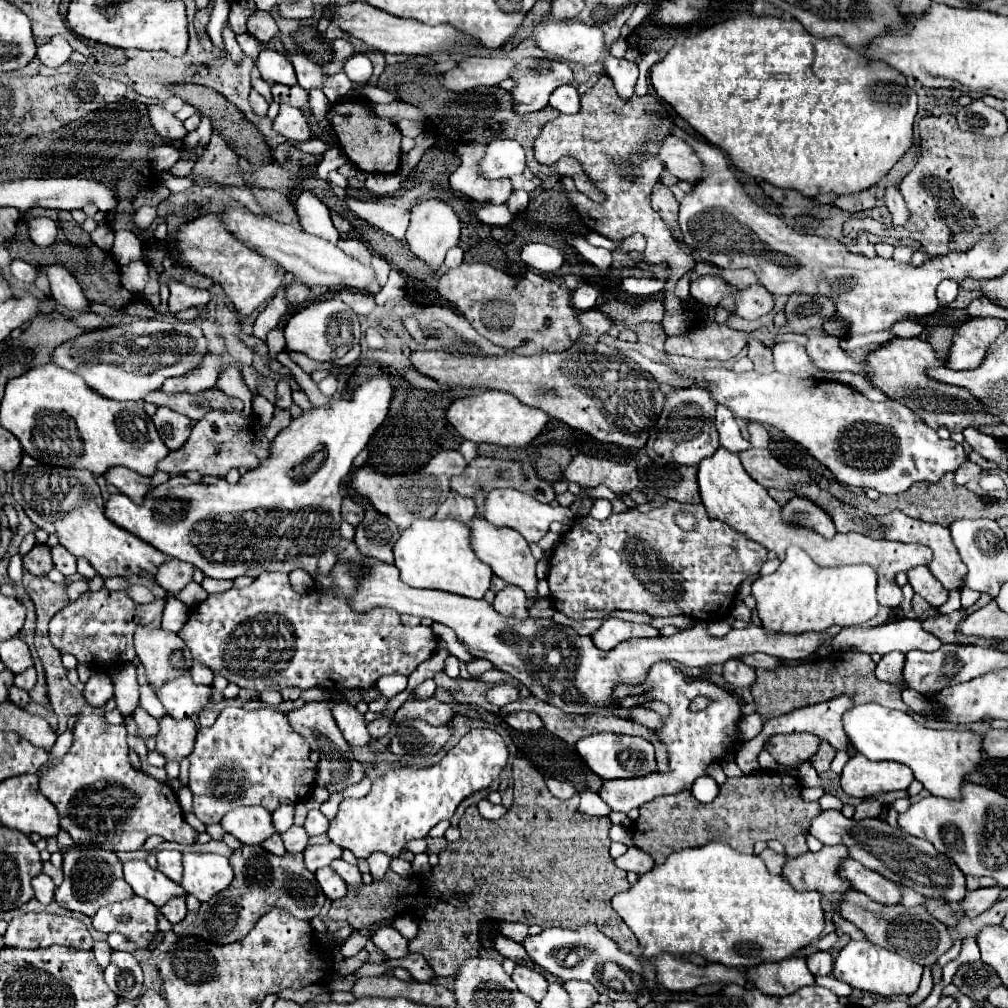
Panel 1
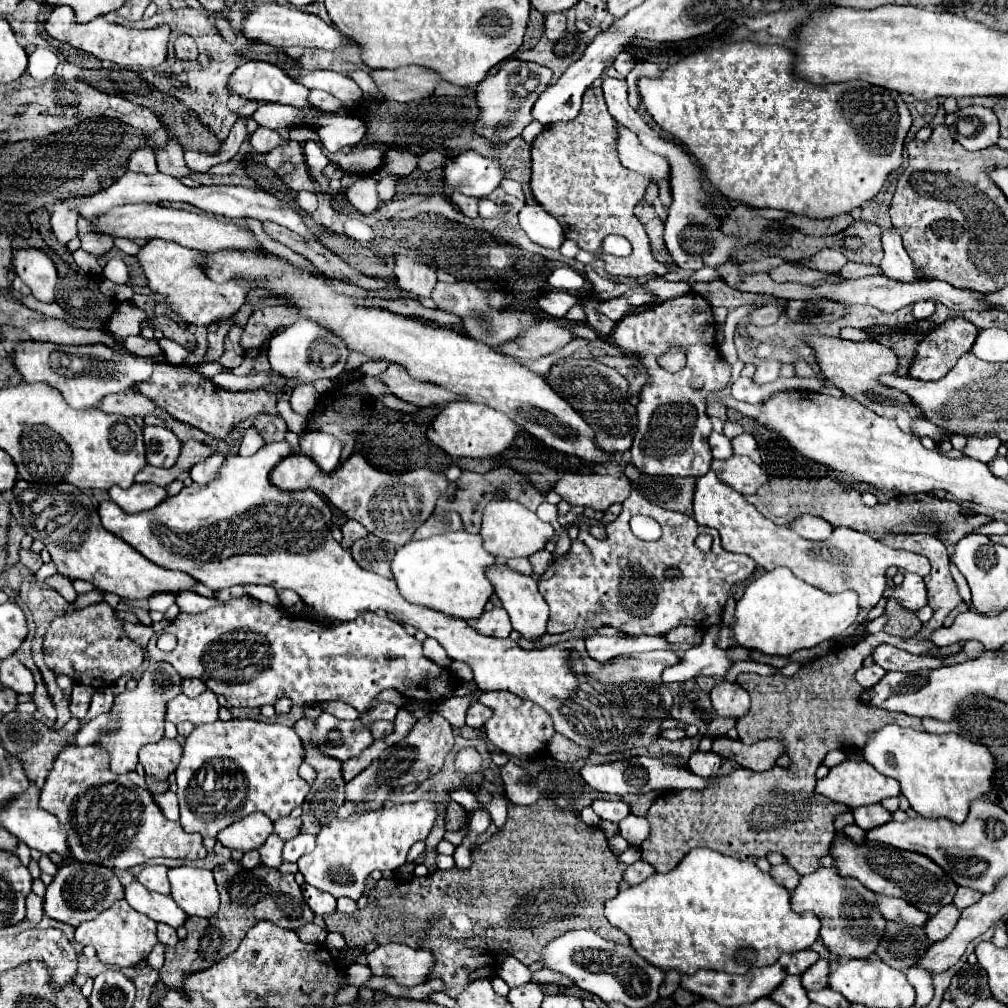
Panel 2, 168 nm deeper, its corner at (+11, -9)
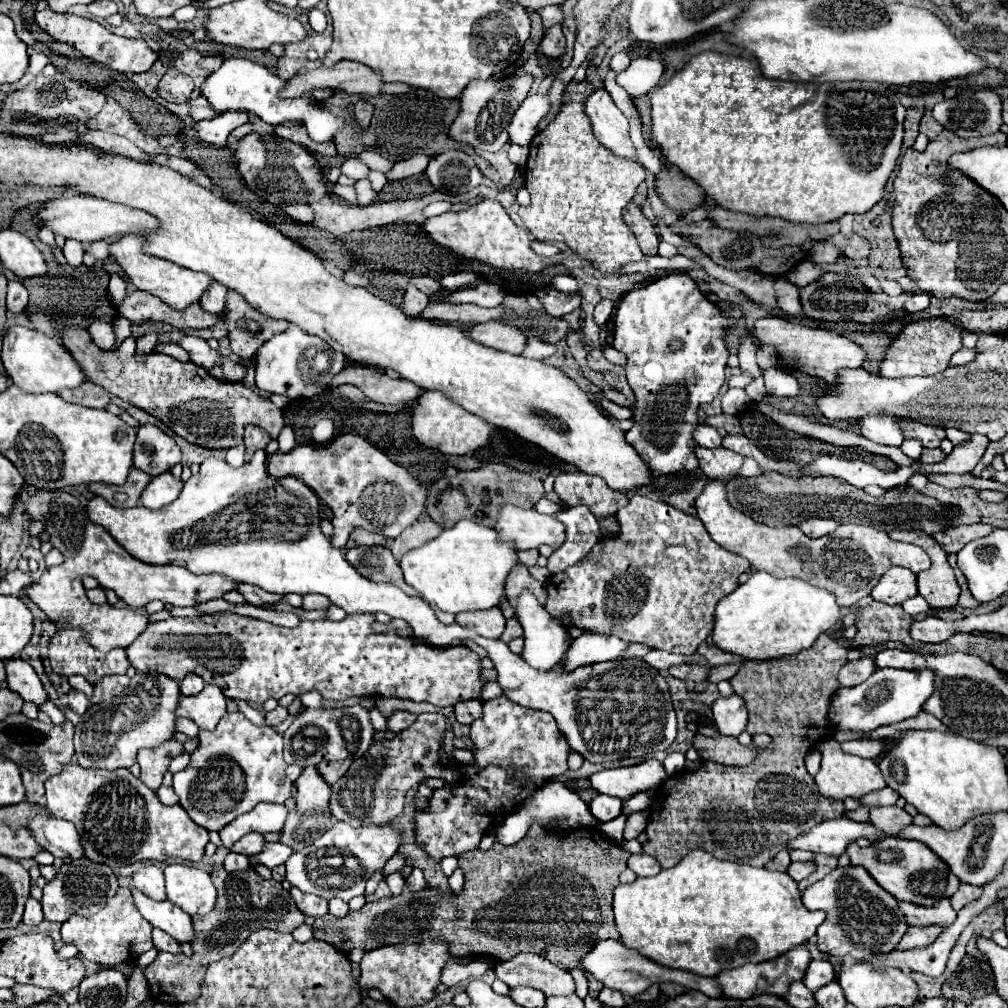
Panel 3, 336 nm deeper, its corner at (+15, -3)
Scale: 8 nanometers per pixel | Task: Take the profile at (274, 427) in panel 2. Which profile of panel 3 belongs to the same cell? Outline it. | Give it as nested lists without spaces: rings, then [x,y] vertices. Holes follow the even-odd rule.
[[[248,425],[246,435],[244,435],[244,445],[246,445],[246,461],[250,461],[250,457],[252,457],[252,453],[254,453],[254,451],[264,449],[268,443],[270,443],[270,439],[268,439],[268,435],[266,435],[260,427]]]

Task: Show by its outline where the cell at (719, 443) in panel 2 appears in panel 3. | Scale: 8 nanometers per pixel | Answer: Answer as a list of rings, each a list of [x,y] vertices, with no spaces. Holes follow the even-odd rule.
[[[704,423],[696,425],[696,429],[692,431],[692,437],[700,447],[710,447],[712,449],[712,447],[722,445],[722,437],[718,435],[718,431],[714,427],[710,427],[710,425],[704,425]]]

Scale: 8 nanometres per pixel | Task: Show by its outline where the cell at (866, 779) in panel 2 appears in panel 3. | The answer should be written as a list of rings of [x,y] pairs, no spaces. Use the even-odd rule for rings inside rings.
[[[822,739],[816,749],[822,753],[822,767],[816,773],[816,785],[822,797],[830,797],[830,799],[846,799],[846,797],[856,797],[860,799],[862,795],[870,793],[870,791],[878,791],[886,787],[886,781],[878,769],[878,765],[874,763],[874,759],[864,759],[858,755],[850,755],[844,753],[840,749],[840,743],[836,739]]]

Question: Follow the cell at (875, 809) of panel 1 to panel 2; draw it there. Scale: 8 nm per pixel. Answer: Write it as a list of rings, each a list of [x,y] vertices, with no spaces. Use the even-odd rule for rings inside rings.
[[[880,803],[878,805],[856,807],[856,809],[852,809],[852,815],[854,815],[854,823],[864,831],[880,827],[880,825],[884,825],[892,819],[892,815],[888,811],[884,811],[884,807]]]

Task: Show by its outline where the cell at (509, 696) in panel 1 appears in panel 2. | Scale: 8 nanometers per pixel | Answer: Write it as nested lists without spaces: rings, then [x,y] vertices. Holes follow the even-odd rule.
[[[476,701],[476,703],[470,705],[470,709],[466,713],[466,725],[470,725],[470,727],[482,727],[490,717],[492,717],[492,709],[488,709],[486,705]]]

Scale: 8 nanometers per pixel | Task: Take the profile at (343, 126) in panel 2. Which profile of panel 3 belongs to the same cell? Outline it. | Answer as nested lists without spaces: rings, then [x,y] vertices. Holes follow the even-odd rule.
[[[224,59],[224,63],[220,65],[220,69],[216,69],[200,87],[202,97],[206,97],[206,101],[210,103],[210,107],[218,113],[224,111],[246,111],[246,113],[254,113],[260,119],[264,119],[270,125],[280,125],[284,121],[304,121],[308,135],[322,143],[322,141],[330,141],[334,139],[334,135],[338,131],[342,131],[348,123],[346,117],[336,117],[328,111],[322,111],[316,101],[310,95],[304,97],[296,97],[294,101],[284,101],[278,97],[278,91],[282,89],[284,79],[280,79],[278,75],[266,71],[266,67],[248,61],[248,59]]]

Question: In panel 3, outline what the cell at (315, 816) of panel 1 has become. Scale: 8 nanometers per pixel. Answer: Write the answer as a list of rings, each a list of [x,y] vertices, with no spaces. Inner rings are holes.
[[[266,843],[264,851],[256,853],[250,857],[250,867],[254,867],[256,863],[268,867],[268,869],[274,869],[276,865],[284,863],[288,857],[290,857],[292,849],[288,845],[280,845],[280,843]]]

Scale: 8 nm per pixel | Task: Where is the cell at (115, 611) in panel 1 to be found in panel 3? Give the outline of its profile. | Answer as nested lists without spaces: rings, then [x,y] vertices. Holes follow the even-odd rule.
[[[62,629],[58,631],[48,645],[48,653],[50,653],[50,663],[54,673],[62,675],[62,677],[70,677],[70,675],[82,675],[86,677],[90,683],[100,681],[104,675],[122,675],[126,673],[128,659],[124,657],[124,649],[112,649],[108,653],[100,653],[98,649],[92,649],[88,645],[88,641],[84,641],[84,633],[80,633],[80,629]]]

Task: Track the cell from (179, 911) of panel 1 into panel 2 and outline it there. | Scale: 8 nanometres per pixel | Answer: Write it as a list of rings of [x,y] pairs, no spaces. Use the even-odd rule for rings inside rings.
[[[158,923],[158,941],[162,945],[170,945],[174,947],[178,943],[178,935],[176,935],[176,929],[174,927],[166,927],[164,923]]]

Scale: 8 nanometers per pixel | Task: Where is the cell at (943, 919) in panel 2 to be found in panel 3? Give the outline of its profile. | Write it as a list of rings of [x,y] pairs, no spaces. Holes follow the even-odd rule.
[[[910,927],[904,937],[900,939],[900,943],[896,945],[898,951],[908,951],[908,949],[920,949],[920,947],[928,947],[932,945],[932,941],[936,941],[936,937],[942,933],[940,927]]]

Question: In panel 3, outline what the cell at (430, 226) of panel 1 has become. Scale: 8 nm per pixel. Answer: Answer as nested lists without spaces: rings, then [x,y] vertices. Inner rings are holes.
[[[412,285],[406,289],[406,295],[404,295],[404,303],[402,303],[402,311],[404,311],[404,315],[406,317],[420,317],[420,313],[424,311],[424,307],[428,305],[428,297],[422,293],[422,291],[418,291],[418,289],[414,289]]]

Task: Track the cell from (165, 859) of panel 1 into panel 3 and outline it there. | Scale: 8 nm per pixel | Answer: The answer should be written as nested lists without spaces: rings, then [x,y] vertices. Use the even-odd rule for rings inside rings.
[[[144,865],[140,871],[136,871],[132,875],[134,885],[140,893],[144,893],[146,897],[152,897],[154,901],[164,901],[166,899],[166,891],[164,891],[164,873],[160,865]]]

